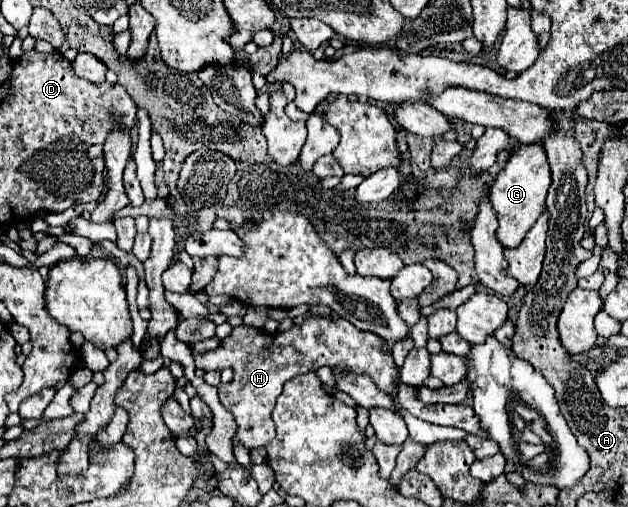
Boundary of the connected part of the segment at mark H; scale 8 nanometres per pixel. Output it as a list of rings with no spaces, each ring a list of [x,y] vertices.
[[[309,316],[301,326],[293,326],[281,334],[267,334],[259,328],[237,326],[233,334],[223,340],[217,350],[193,352],[193,344],[187,344],[191,356],[195,358],[195,366],[203,370],[225,370],[233,368],[235,378],[229,384],[219,384],[218,396],[221,404],[235,416],[237,434],[233,442],[241,442],[247,450],[265,446],[271,436],[275,436],[275,424],[271,420],[271,412],[275,400],[283,388],[283,384],[295,376],[315,372],[321,366],[345,366],[353,372],[365,372],[373,378],[373,382],[383,390],[391,392],[393,380],[397,376],[397,368],[391,356],[391,350],[385,342],[369,332],[361,332],[351,326],[347,320],[327,320]]]

